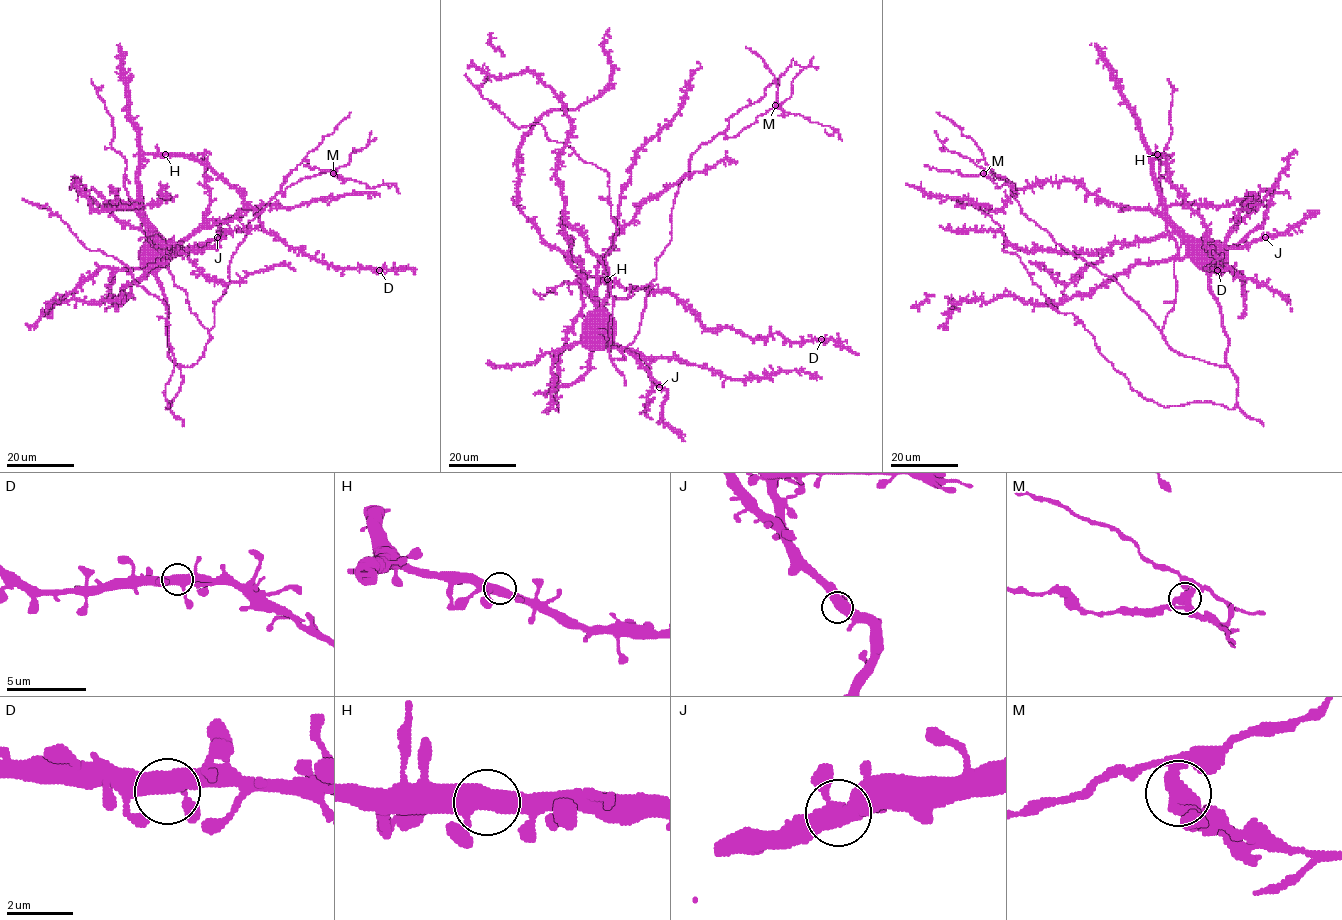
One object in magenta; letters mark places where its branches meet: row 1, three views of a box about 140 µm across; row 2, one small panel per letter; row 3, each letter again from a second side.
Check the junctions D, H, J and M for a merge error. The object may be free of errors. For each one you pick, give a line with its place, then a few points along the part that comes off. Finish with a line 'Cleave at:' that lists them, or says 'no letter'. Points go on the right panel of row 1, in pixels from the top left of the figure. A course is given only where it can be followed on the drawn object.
M: Place: (983, 173). Course of the part to remove: (984, 173), (1000, 188), (1006, 183), (1018, 194)
Cleave at: M

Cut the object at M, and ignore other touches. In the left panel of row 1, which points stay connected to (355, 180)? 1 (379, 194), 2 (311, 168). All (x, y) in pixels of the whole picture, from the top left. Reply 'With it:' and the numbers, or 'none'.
With it: 2

